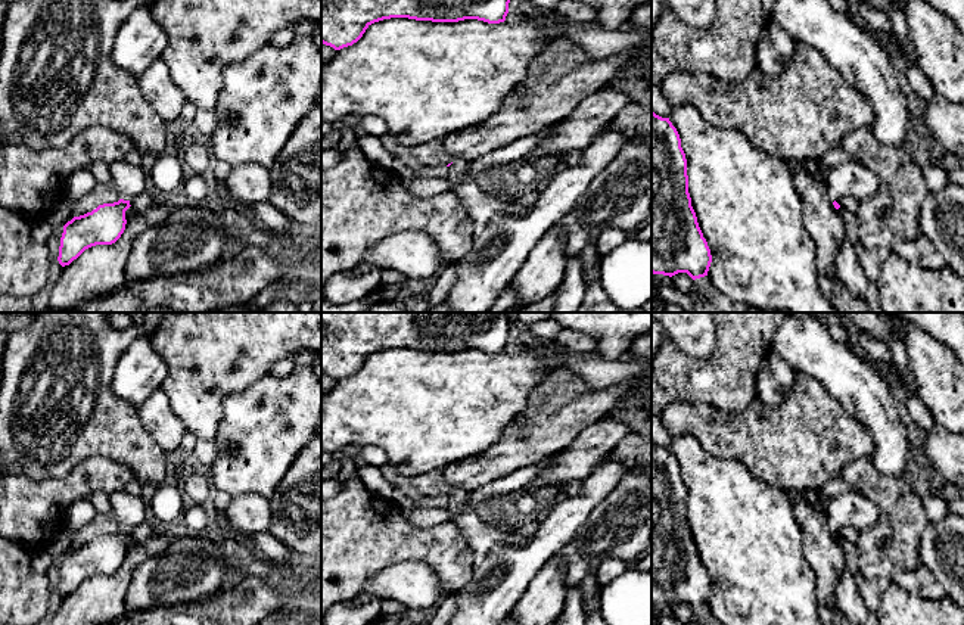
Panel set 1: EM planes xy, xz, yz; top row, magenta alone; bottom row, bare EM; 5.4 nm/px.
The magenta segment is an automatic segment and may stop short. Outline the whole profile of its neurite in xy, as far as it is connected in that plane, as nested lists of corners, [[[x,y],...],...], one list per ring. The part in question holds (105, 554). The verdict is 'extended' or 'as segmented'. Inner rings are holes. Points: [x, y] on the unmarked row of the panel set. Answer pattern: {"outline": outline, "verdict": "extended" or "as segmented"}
{"outline": [[[116,491],[109,494],[109,501],[119,531],[99,535],[63,556],[57,587],[62,597],[69,596],[91,576],[115,573],[125,560],[130,531],[146,522],[146,506],[140,497]]], "verdict": "extended"}

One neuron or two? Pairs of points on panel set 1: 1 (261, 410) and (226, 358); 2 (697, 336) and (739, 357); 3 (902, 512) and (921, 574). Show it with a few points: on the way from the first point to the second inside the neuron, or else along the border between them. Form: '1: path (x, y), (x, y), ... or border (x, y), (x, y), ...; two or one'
1: border (267, 375), (232, 392), (223, 401), (221, 411); two
2: border (715, 327), (708, 355), (680, 351); two
3: border (921, 565), (904, 571), (895, 580); two

